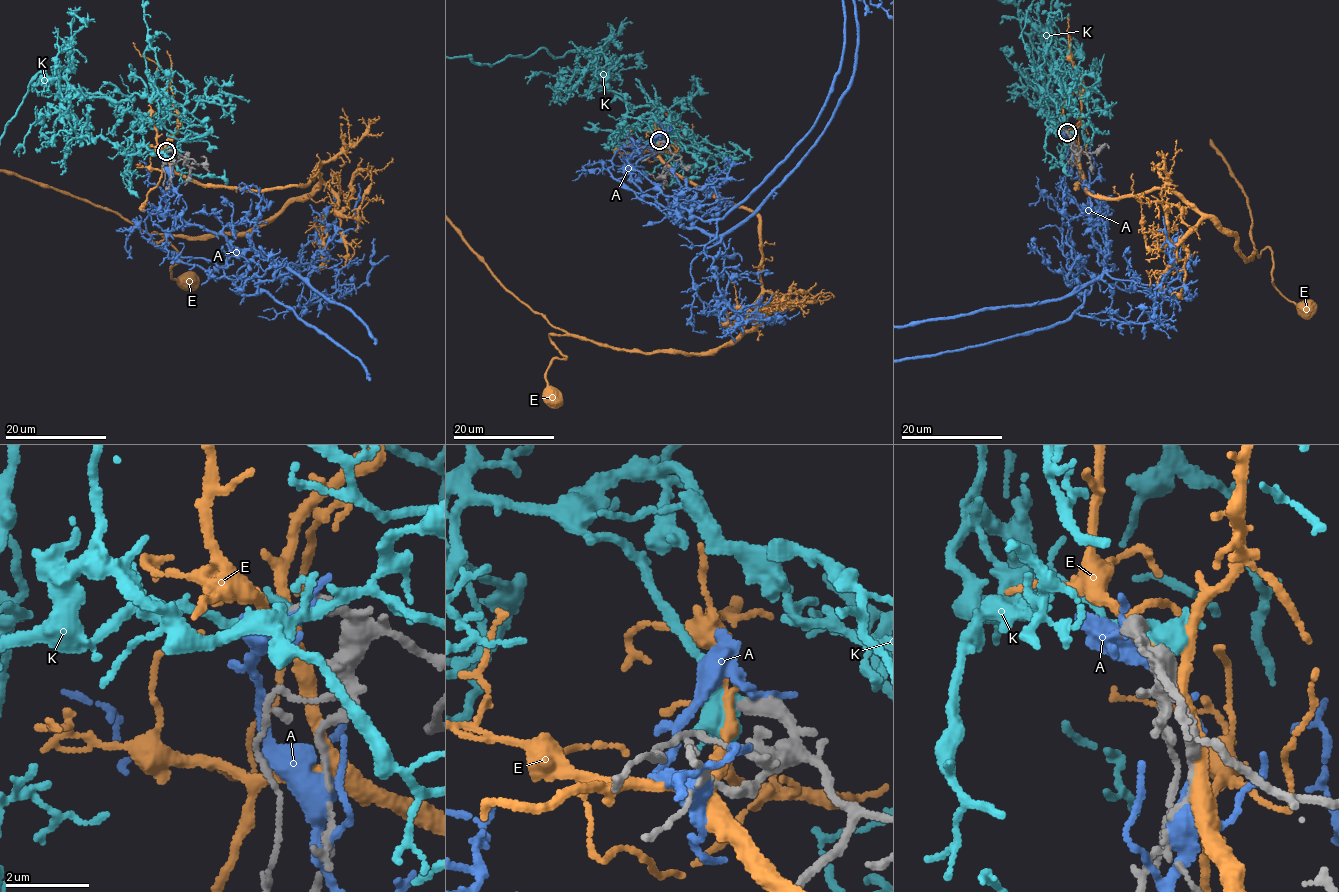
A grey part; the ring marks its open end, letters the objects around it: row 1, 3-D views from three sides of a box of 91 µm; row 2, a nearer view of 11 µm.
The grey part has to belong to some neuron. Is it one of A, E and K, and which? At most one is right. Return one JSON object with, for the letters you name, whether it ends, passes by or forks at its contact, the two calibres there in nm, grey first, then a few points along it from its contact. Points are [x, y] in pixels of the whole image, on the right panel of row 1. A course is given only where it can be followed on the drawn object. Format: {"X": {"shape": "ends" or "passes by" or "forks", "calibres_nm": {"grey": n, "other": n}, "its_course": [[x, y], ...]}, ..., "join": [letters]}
{"K": {"shape": "forks", "calibres_nm": {"grey": 400, "other": 280}}, "join": ["K"]}

